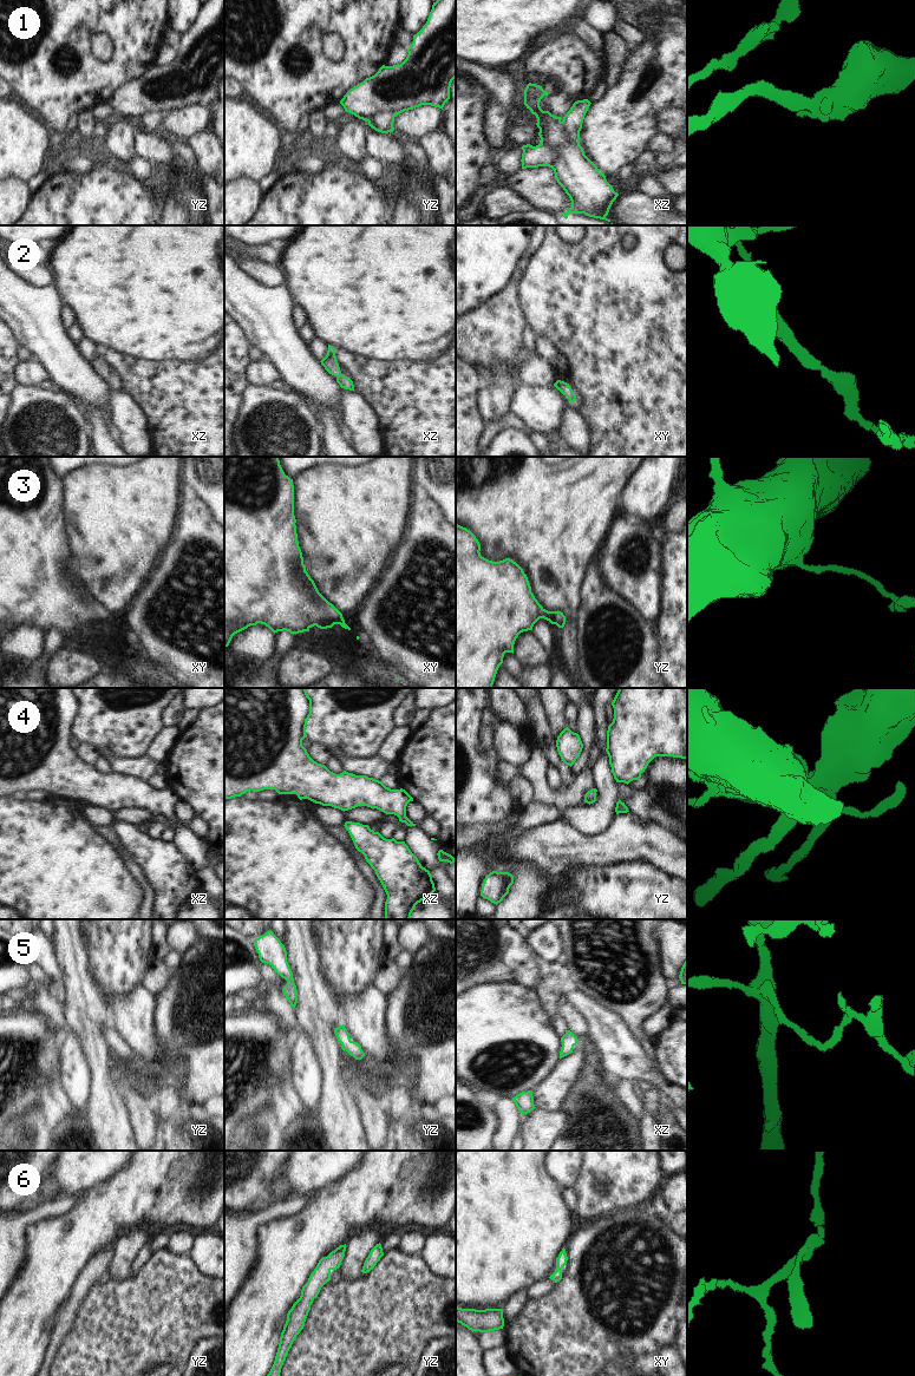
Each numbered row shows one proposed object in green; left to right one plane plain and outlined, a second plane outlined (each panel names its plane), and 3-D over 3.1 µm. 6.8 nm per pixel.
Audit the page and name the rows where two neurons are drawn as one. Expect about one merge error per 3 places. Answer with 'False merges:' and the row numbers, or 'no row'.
False merges: 1.

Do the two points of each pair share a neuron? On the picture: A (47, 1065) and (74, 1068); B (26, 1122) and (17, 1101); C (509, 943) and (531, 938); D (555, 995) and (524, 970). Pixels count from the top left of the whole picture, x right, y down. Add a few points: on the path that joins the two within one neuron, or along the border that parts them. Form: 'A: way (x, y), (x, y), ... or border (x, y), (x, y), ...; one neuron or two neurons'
A: border (63, 1052), (63, 1067), (58, 1078); two neurons
B: border (41, 1108), (30, 1111), (12, 1124); two neurons
C: border (523, 934), (524, 942), (533, 954); two neurons
D: border (541, 976), (533, 988); two neurons

